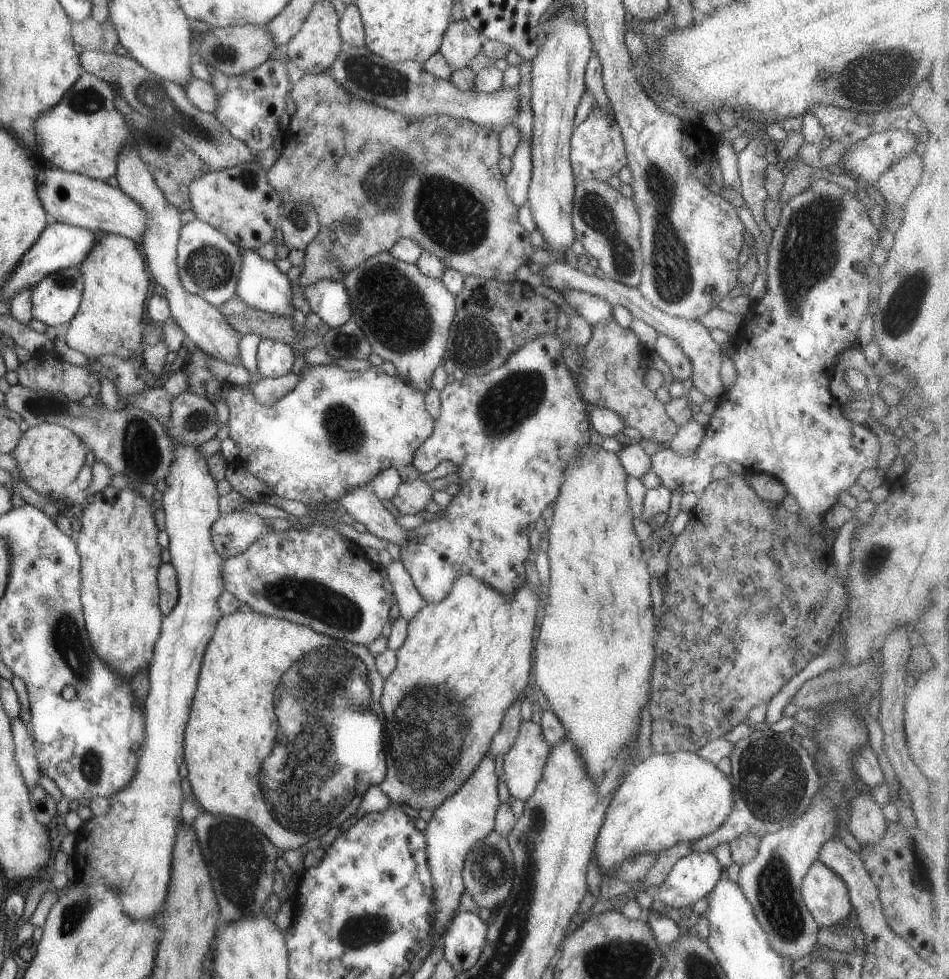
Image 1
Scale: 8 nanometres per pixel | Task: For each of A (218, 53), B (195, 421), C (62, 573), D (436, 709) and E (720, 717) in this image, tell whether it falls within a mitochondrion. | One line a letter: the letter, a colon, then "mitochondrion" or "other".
A: mitochondrion
B: mitochondrion
C: other
D: mitochondrion
E: other

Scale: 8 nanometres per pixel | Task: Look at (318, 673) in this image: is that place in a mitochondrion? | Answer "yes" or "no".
yes

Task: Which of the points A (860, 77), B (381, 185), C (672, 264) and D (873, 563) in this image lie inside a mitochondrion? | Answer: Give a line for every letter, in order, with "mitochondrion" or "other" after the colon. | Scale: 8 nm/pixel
A: mitochondrion
B: mitochondrion
C: mitochondrion
D: mitochondrion

